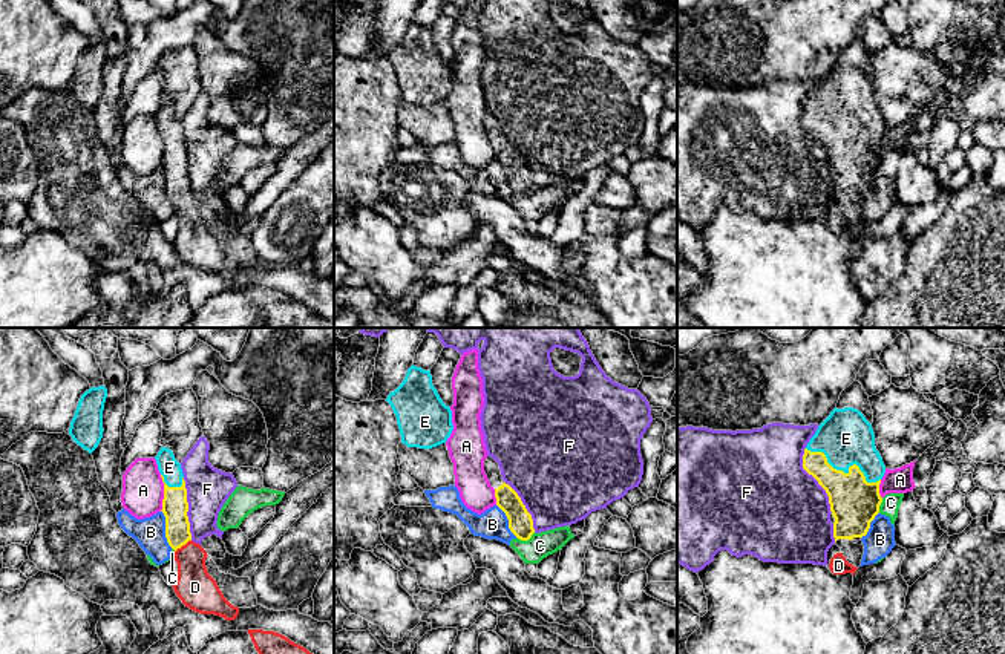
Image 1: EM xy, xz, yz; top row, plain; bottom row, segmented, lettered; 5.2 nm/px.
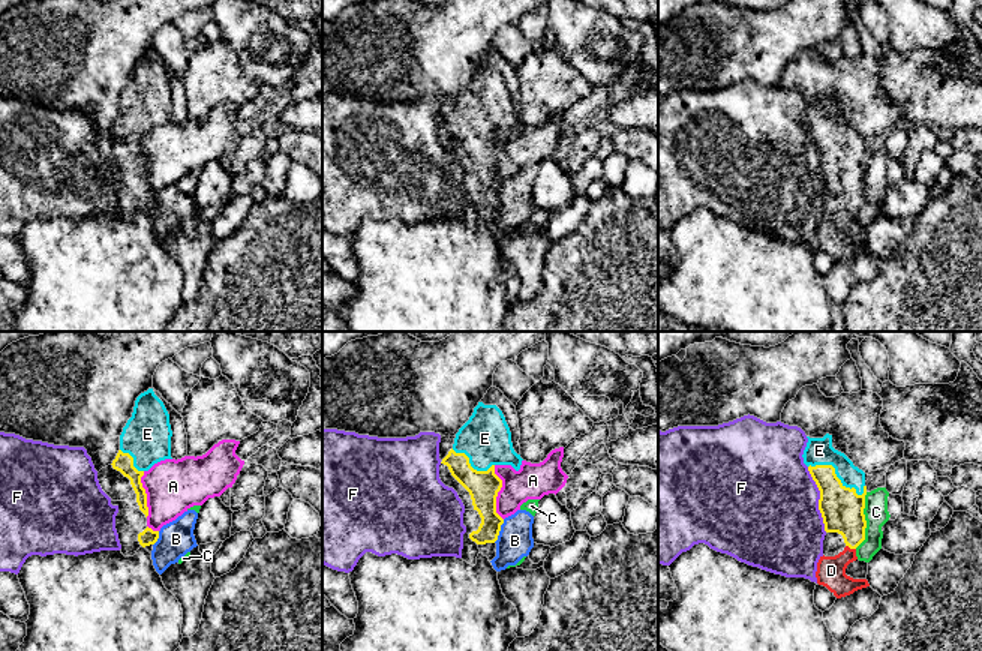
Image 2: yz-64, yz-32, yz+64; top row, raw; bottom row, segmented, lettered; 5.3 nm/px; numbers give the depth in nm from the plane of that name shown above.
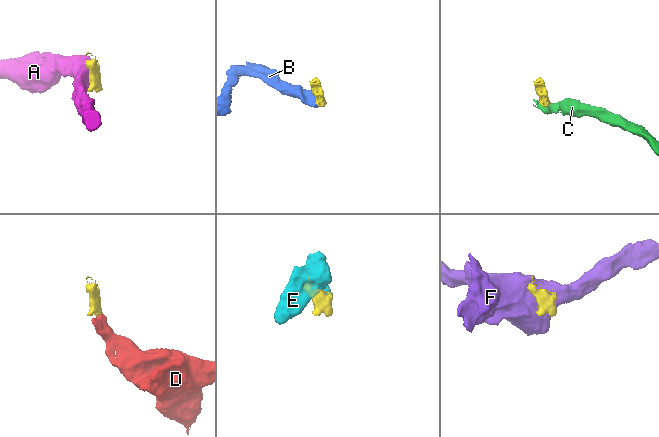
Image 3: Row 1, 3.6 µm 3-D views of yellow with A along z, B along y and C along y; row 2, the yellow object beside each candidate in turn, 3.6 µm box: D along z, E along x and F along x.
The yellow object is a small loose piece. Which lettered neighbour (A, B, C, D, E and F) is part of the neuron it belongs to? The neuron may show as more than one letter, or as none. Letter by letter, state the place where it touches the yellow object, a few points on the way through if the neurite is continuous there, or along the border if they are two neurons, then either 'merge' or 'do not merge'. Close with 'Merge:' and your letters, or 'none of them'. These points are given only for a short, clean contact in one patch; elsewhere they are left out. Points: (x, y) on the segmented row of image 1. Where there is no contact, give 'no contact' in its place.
A: xy (164, 493) | do not merge
B: xy (166, 529) | along xy (161, 510), (166, 541), (172, 547) | do not merge
C: xz (526, 539) | along xz (533, 532), (527, 539), (517, 538) | do not merge
D: xy (183, 544) | across xy (175, 506), (176, 532), (183, 544), (190, 556), (195, 587) | merge
E: yz (843, 472) | merge
F: yz (815, 478) | do not merge
Merge: D, E

